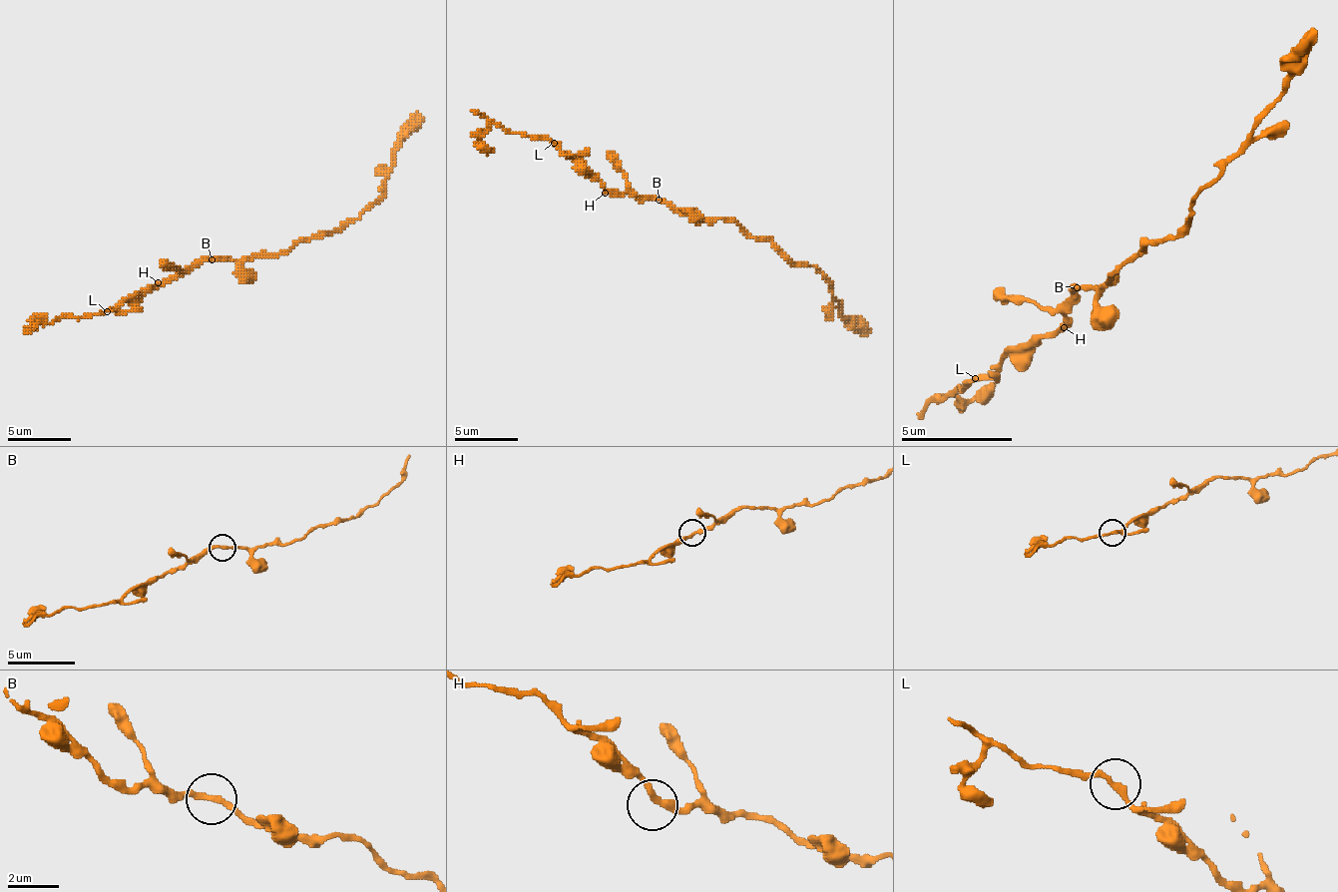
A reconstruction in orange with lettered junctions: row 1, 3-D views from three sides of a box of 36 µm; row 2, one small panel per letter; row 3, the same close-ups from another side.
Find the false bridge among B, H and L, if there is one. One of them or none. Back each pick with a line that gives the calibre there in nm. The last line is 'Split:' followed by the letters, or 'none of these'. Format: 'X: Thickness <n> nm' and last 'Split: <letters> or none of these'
B: Thickness 220 nm
Split: B

